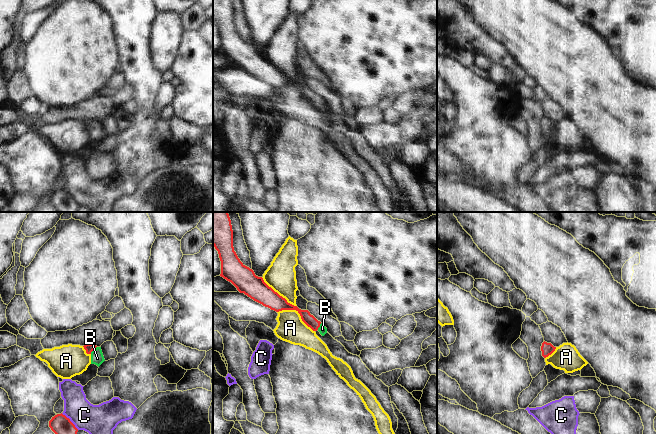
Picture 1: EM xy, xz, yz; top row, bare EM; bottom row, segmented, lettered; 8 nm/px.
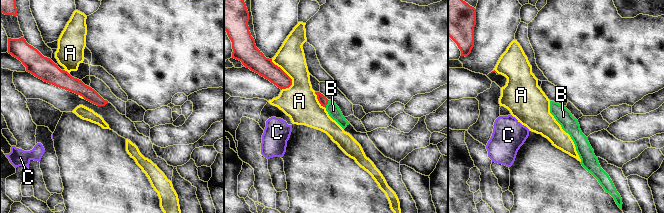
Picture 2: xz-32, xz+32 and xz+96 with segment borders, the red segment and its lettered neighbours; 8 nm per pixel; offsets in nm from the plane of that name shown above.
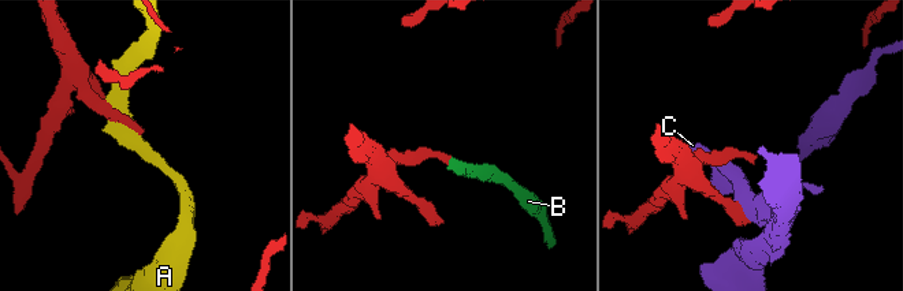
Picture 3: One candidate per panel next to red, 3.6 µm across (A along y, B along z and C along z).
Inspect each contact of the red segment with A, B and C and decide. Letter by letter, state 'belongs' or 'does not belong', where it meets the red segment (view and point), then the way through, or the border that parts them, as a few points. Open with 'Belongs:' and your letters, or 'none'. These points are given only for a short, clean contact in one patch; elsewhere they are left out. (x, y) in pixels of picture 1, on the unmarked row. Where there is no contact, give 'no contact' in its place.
Belongs: B
A: does not belong | xz (298, 88)
B: belongs | xy (93, 125) | across xy (89, 124), (93, 125), (97, 134)
C: does not belong | xy (69, 196) | along xy (61, 189), (78, 205)

